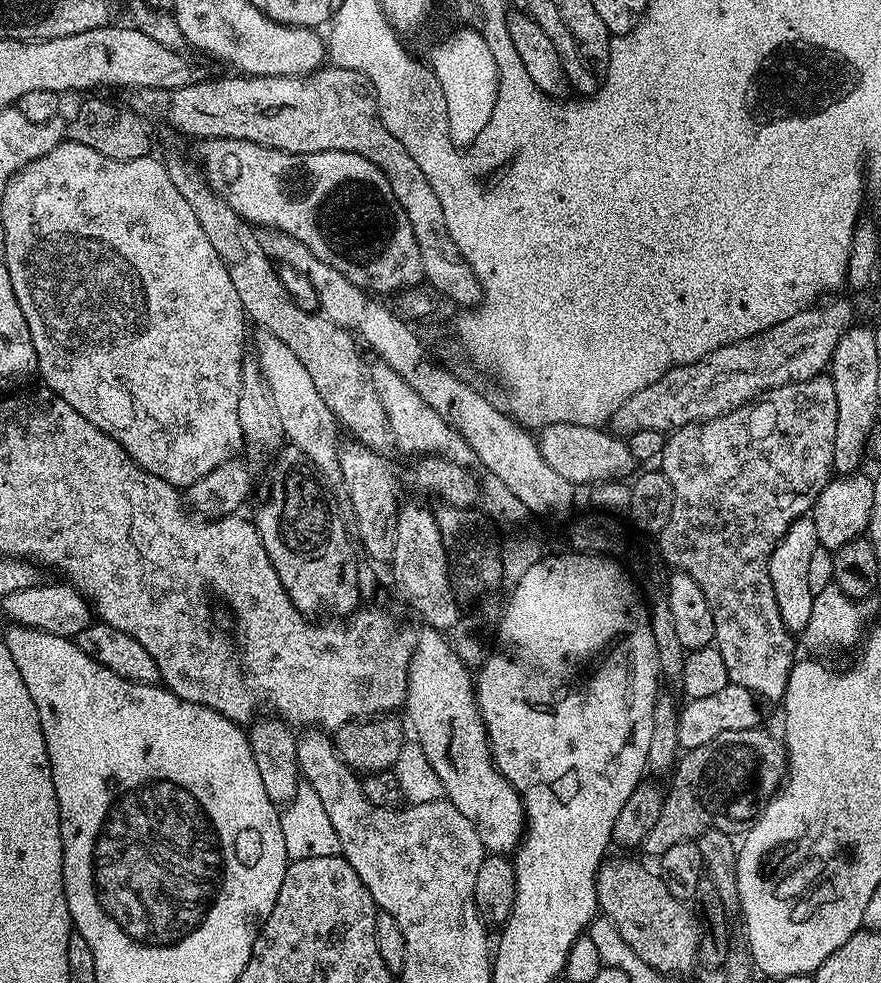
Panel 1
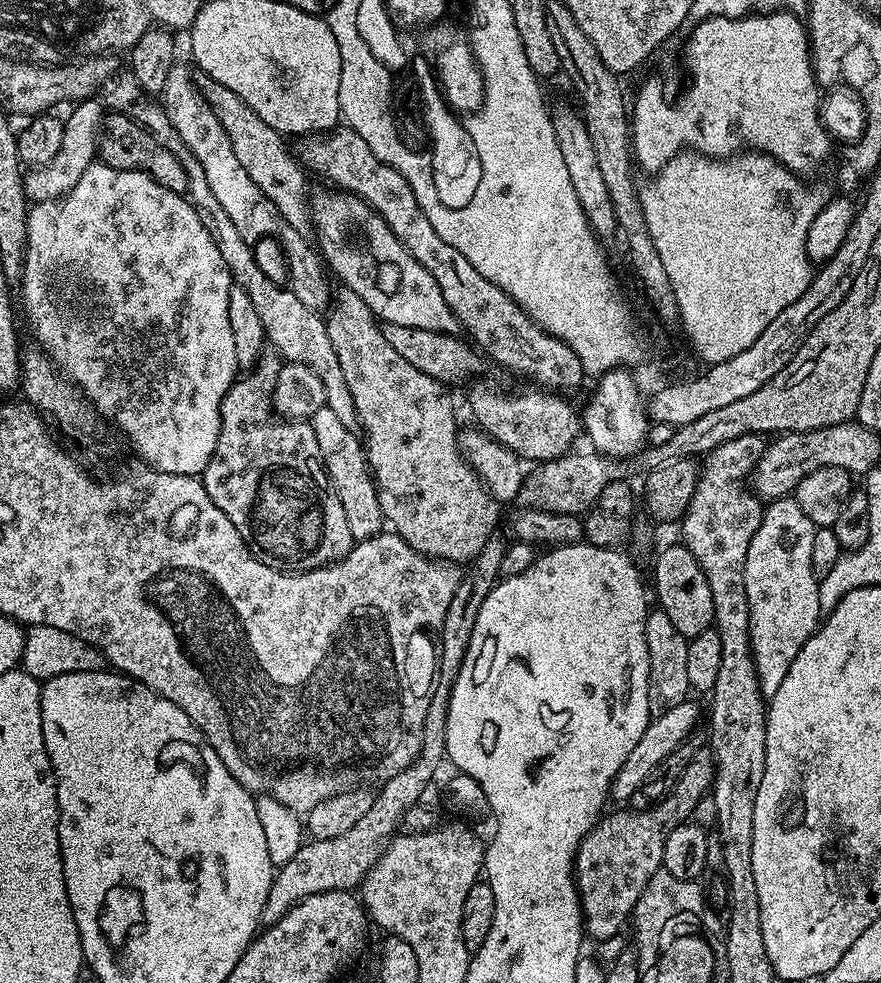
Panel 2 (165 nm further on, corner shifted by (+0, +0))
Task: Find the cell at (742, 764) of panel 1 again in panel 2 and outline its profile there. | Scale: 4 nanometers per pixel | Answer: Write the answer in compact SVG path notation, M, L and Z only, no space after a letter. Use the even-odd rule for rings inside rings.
M711 751L696 752L690 766L686 766L682 778L678 778L678 782L664 799L657 800L651 806L637 807L637 812L610 813L611 811L609 811L588 833L588 837L580 843L580 849L576 852L574 875L576 889L580 891L580 908L584 912L584 930L591 939L593 936L596 940L608 940L611 936L619 934L623 924L625 927L629 923L642 890L646 890L650 878L654 878L654 874L661 871L666 850L666 838L670 838L670 830L674 830L691 817L694 806L698 806L698 802L703 796L711 793L712 782L715 778L716 766Z

